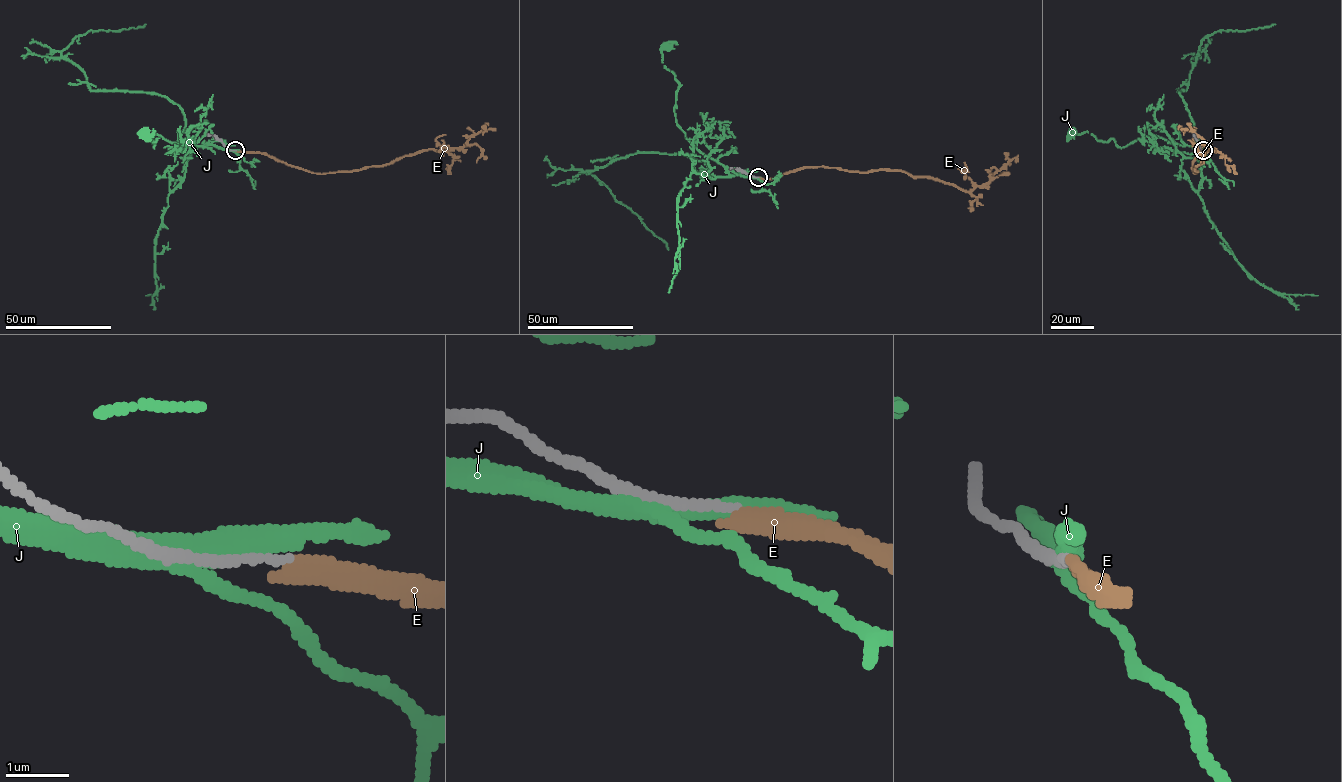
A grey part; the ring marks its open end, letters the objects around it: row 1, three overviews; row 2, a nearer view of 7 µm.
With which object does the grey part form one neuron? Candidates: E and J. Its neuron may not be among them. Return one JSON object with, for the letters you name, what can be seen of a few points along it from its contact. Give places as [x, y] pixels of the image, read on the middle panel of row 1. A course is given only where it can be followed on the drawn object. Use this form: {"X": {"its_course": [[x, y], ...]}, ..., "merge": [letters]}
{"merge": []}

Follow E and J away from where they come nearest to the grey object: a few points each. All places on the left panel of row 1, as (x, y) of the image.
E: (235, 150), (265, 153), (312, 172), (351, 171), (384, 166), (429, 149), (462, 147), (473, 135), (495, 130)
J: (233, 150), (171, 143), (155, 134), (153, 147), (157, 139), (150, 141), (139, 133), (143, 132)

